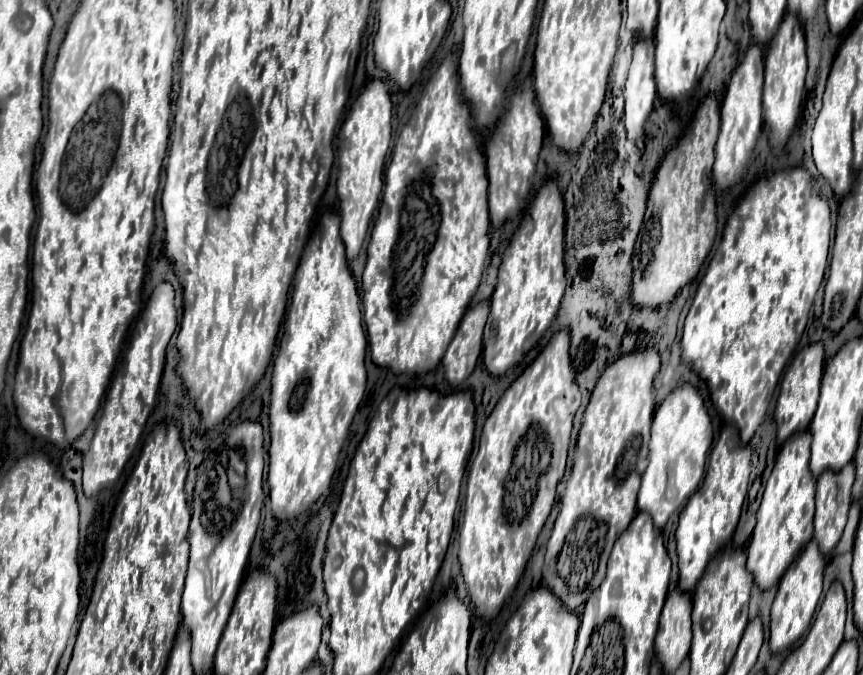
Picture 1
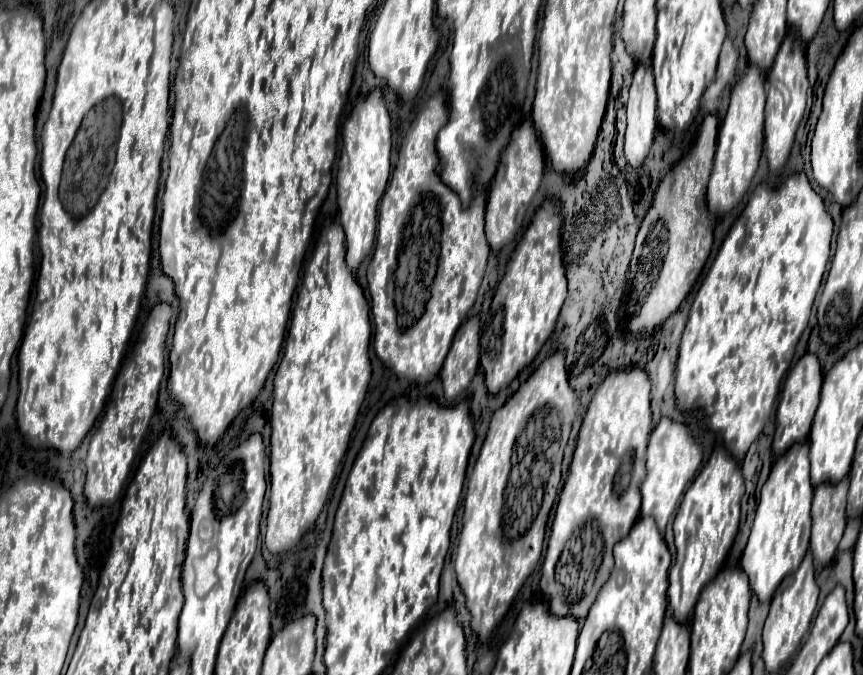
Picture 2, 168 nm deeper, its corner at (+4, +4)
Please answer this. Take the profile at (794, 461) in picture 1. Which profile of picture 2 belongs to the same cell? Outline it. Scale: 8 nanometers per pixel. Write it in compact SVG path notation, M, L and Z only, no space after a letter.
M799 442L773 464L771 474L761 488L761 500L755 512L751 536L741 556L741 568L749 576L751 590L761 602L773 598L773 590L777 590L781 578L797 570L797 562L801 562L809 548L811 500L813 484L809 480L809 442Z

